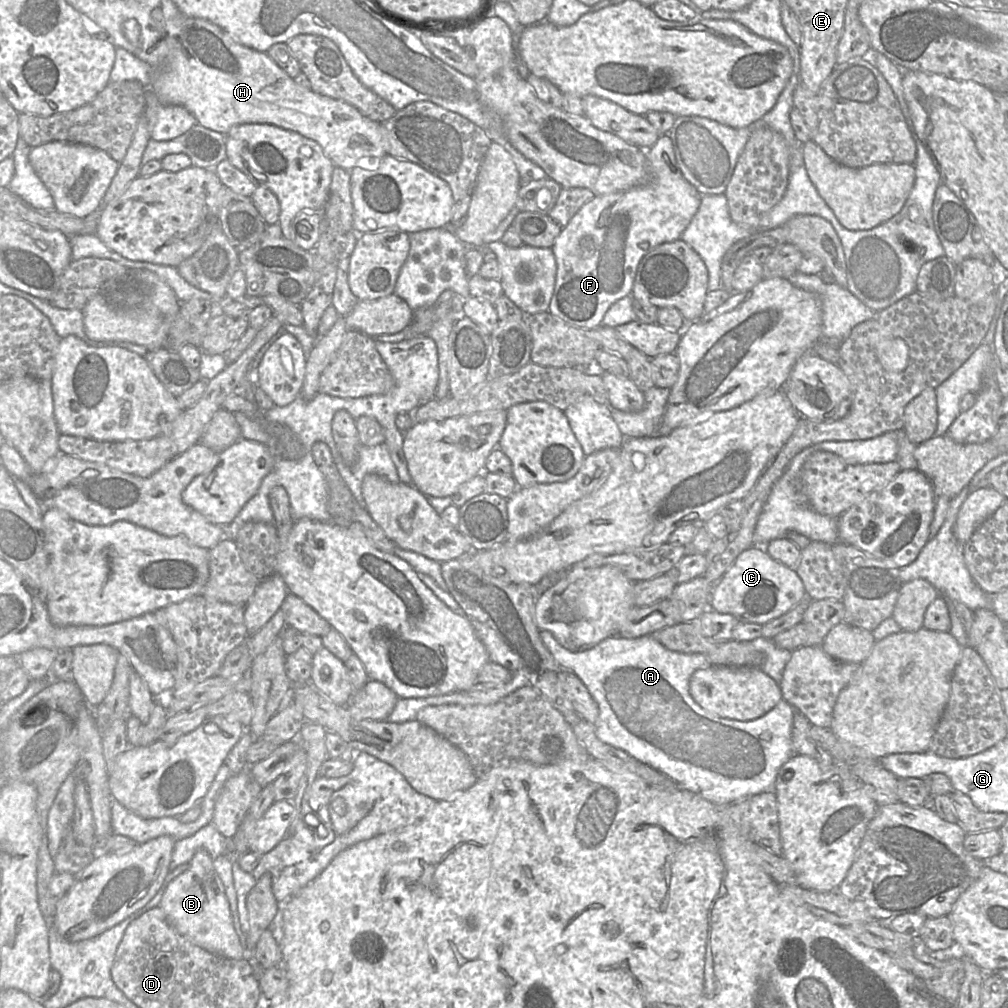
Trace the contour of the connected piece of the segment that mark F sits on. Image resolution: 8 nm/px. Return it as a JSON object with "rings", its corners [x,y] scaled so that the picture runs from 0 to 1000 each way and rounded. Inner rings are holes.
{"rings":[[[662,133],[655,134],[640,152],[644,169],[642,180],[620,189],[590,193],[558,226],[548,244],[553,271],[544,310],[566,323],[577,326],[596,323],[602,308],[616,296],[626,293],[637,256],[651,244],[675,237],[694,204],[696,194],[673,168]]]}

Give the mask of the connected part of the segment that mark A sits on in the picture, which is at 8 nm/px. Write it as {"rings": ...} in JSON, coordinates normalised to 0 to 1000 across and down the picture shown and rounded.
{"rings":[[[536,625],[536,632],[542,643],[549,650],[555,662],[559,665],[566,666],[574,672],[574,674],[582,682],[588,693],[592,696],[594,710],[589,718],[589,721],[590,728],[595,735],[622,746],[629,753],[657,766],[669,777],[672,777],[672,779],[676,782],[688,786],[689,788],[692,788],[711,799],[724,799],[728,796],[732,796],[736,793],[740,793],[760,785],[766,784],[769,786],[769,775],[773,762],[788,749],[785,735],[785,725],[789,703],[777,692],[775,692],[774,695],[762,706],[747,714],[734,715],[716,712],[697,703],[689,696],[684,686],[684,677],[687,669],[692,664],[698,664],[704,661],[703,654],[697,649],[681,649],[666,646],[645,630],[633,633],[618,633],[614,630],[608,630],[597,635],[589,642],[575,647],[567,647],[557,641],[549,632],[547,627],[543,625]]]}

